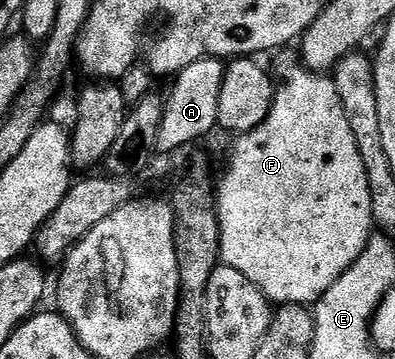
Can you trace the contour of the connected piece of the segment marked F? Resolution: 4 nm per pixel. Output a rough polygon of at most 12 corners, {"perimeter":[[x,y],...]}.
{"perimeter":[[289,51],[215,189],[220,264],[312,306],[375,226],[332,76]]}

